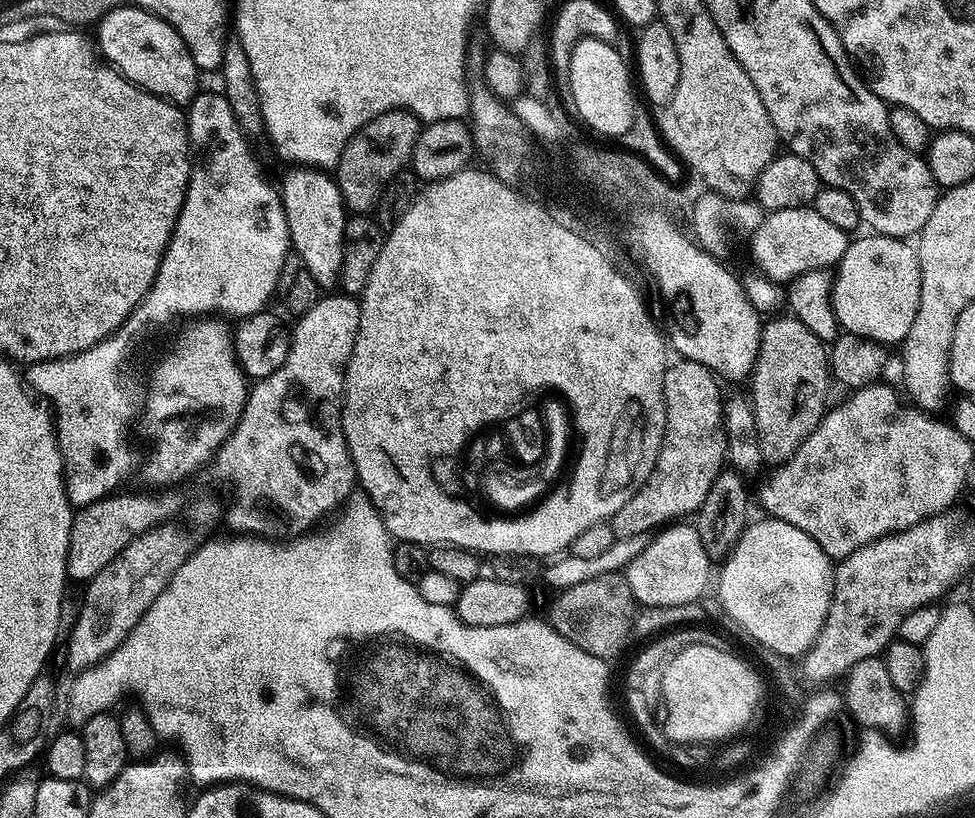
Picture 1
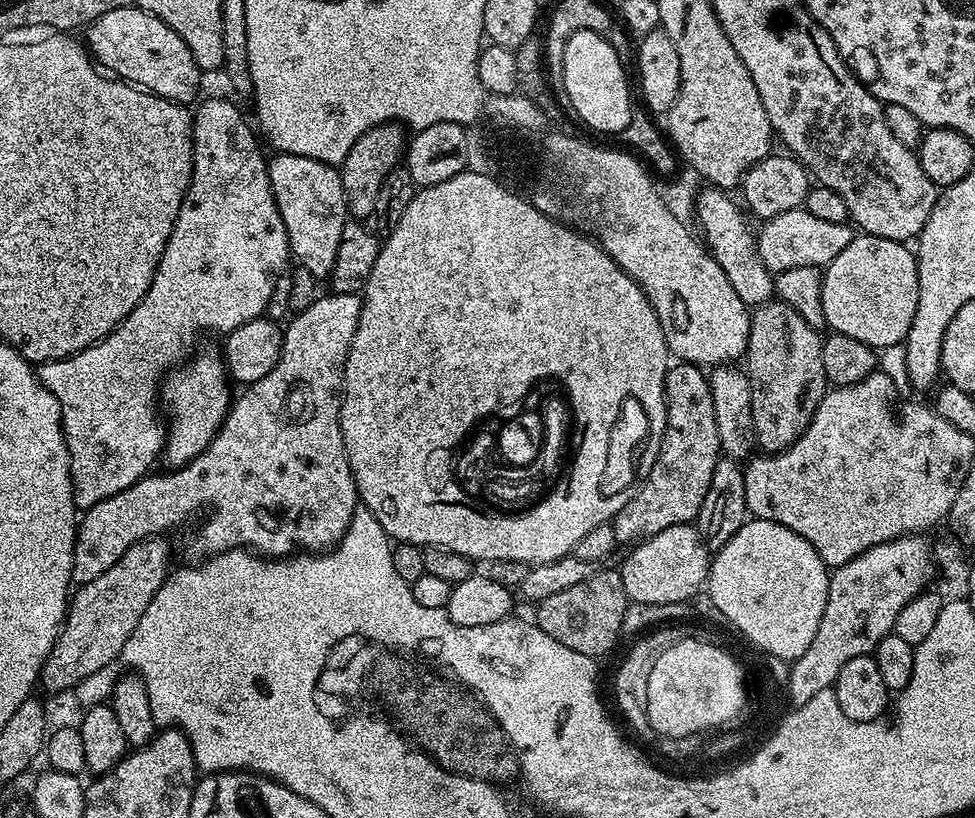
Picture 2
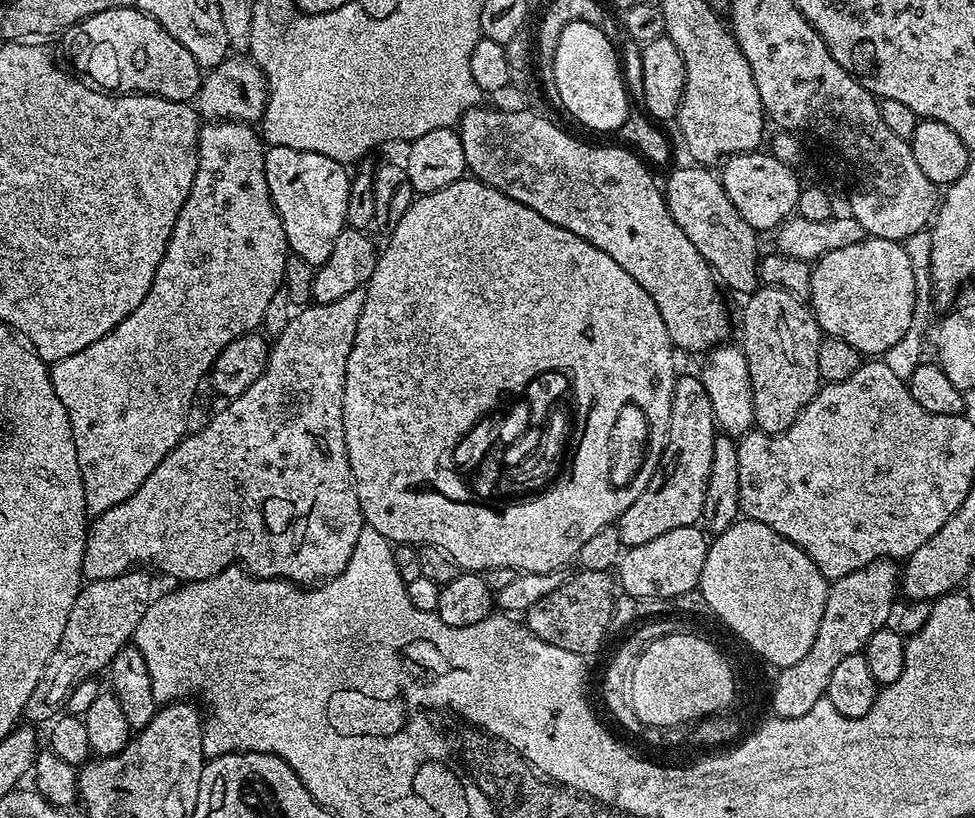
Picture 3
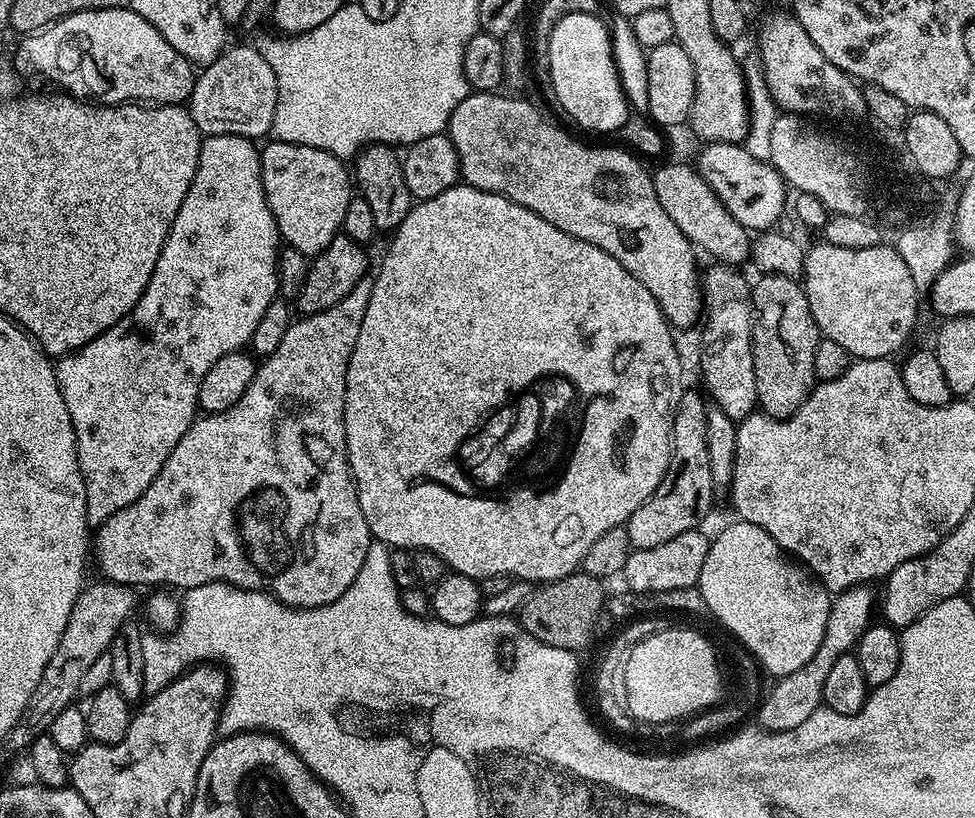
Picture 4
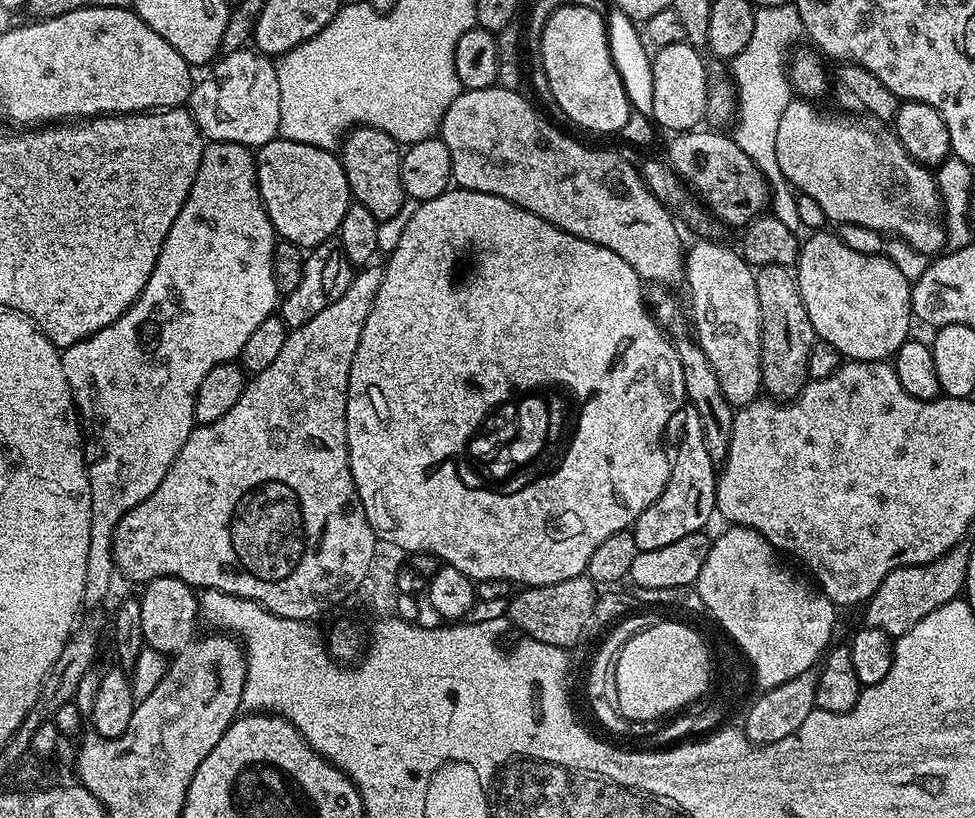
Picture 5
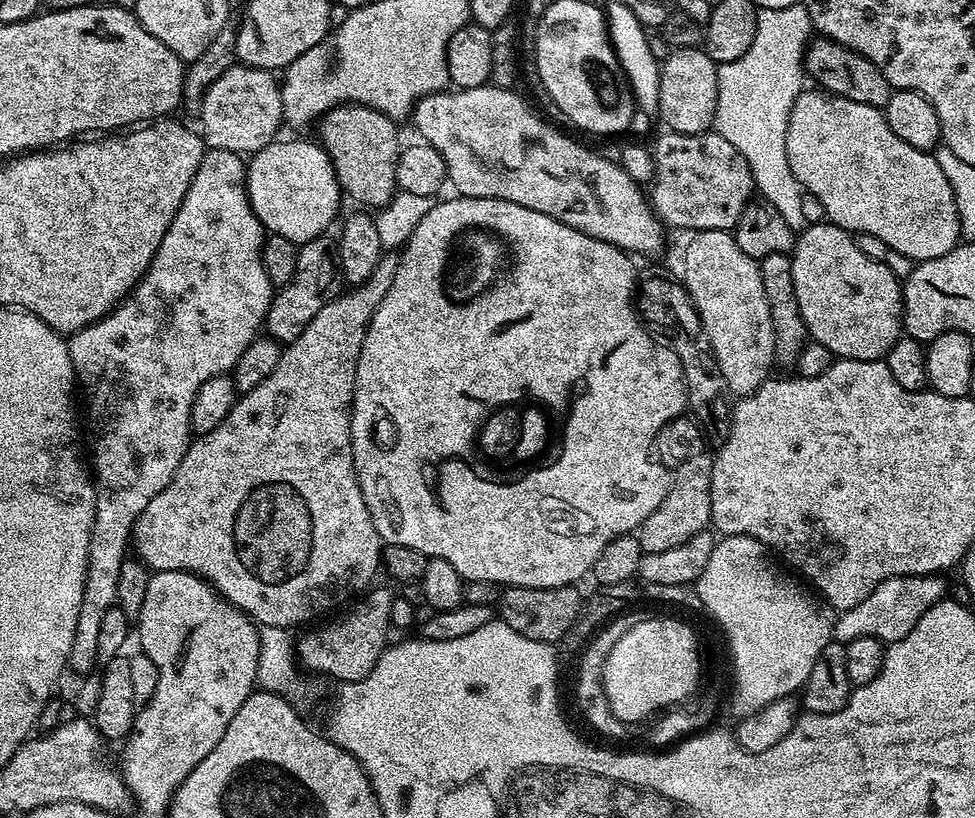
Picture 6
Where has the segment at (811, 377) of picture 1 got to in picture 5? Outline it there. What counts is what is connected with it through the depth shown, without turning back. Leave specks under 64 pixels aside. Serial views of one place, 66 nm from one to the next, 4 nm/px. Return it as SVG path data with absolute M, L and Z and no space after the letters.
M771 264L755 269L758 306L762 314L762 388L777 402L795 400L808 383L810 350L818 339L802 302L792 268Z

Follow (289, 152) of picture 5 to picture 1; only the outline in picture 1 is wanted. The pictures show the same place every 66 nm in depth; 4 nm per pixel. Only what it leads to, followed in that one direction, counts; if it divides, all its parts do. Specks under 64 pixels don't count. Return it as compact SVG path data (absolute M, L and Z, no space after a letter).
M296 166L288 171L292 172L284 176L282 199L291 247L300 252L303 271L318 282L321 290L335 289L340 283L344 257L344 195L327 171L307 166Z

